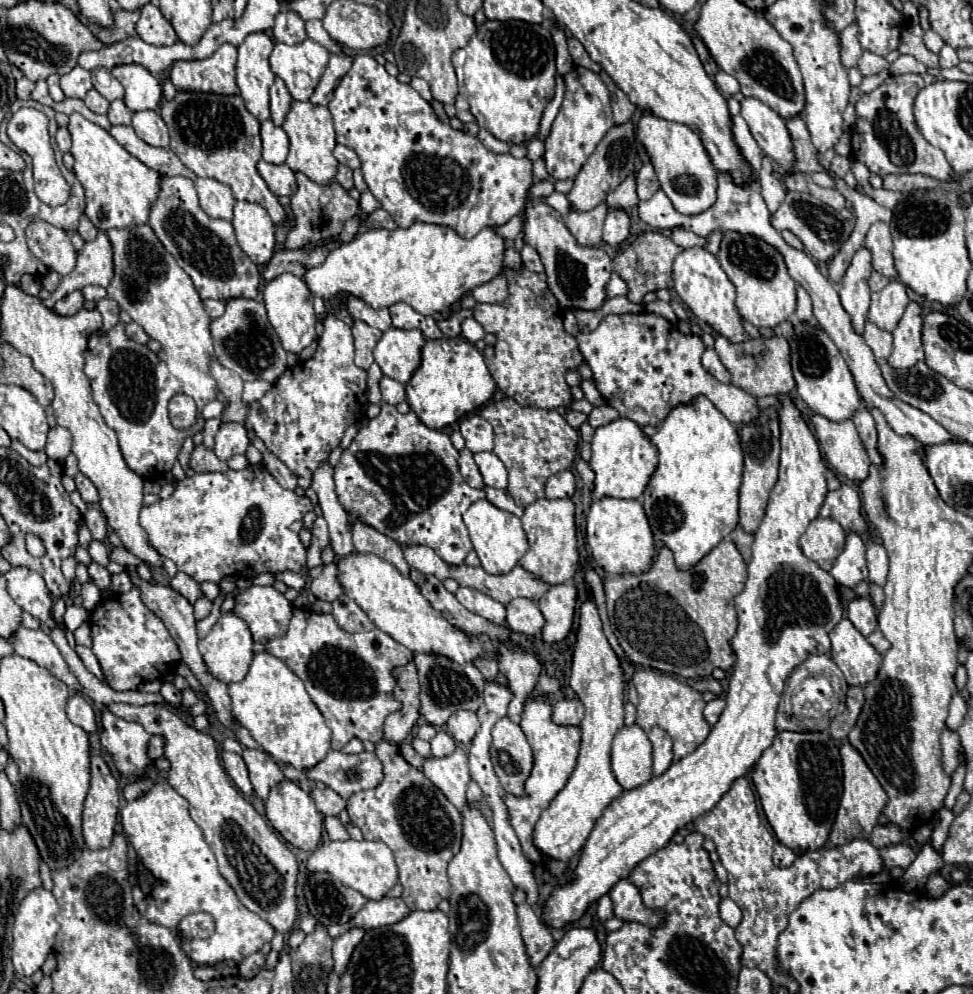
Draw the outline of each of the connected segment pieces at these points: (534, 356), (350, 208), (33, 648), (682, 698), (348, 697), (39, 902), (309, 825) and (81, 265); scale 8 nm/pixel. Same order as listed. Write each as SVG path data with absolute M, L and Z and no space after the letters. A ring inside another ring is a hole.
M505 267L503 275L509 281L507 299L501 305L475 305L473 309L473 317L485 333L497 337L489 371L497 387L523 407L565 407L573 401L565 373L575 371L583 363L583 357L575 337L563 329L563 311L547 287L545 273L531 273L525 267L519 271Z
M295 173L297 177L297 191L291 197L291 211L293 211L293 227L287 233L285 247L287 249L299 249L307 243L323 241L327 237L333 237L343 231L343 225L347 219L357 215L359 203L349 197L349 193L337 185L335 181L331 185L317 185L303 173Z
M19 625L19 629L13 633L11 645L17 655L27 657L35 661L41 667L47 667L57 679L61 679L71 691L81 691L81 685L77 683L75 675L69 671L65 659L61 657L59 649L53 645L51 637L43 629L27 629Z
M637 669L631 677L637 687L639 703L637 703L637 725L643 731L649 731L651 725L665 729L673 737L673 761L693 753L705 737L709 735L709 723L703 719L703 695L695 691L691 685L671 675L653 671L653 669Z
M299 607L293 609L287 633L267 641L265 651L279 657L305 683L309 697L333 731L331 747L335 751L347 745L353 737L361 741L369 739L373 743L383 739L385 717L401 709L401 703L393 697L397 685L393 669L403 667L413 659L409 649L379 629L347 633L335 623L333 615Z
M45 887L33 889L21 901L21 907L19 907L19 913L17 913L15 925L13 925L13 965L15 965L15 973L19 977L31 977L45 963L47 955L53 949L55 935L59 931L57 915L59 915L59 905L57 905L53 893L47 891Z
M283 779L279 785L275 785L265 801L265 815L269 819L269 823L295 847L303 849L303 851L313 851L319 841L321 841L321 833L323 833L323 815L317 811L313 799L309 797L307 791L303 791L297 783Z
M99 231L93 241L87 241L83 245L83 251L77 253L75 269L63 277L59 289L53 291L48 299L42 300L43 304L52 308L55 301L59 301L71 291L83 289L85 285L107 287L111 279L113 279L113 249L107 235Z

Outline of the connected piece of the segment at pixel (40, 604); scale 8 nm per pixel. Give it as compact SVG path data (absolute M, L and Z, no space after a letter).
M13 567L9 573L5 573L5 577L9 595L23 611L31 613L39 621L47 621L51 617L53 599L43 577L37 571L31 571L27 567Z

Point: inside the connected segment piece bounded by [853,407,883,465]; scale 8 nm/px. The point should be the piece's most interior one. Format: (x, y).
(863, 421)

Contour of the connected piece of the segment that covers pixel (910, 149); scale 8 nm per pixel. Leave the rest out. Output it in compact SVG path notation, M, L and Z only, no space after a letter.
M889 75L887 81L871 93L865 93L857 103L857 125L853 131L853 159L867 165L871 173L881 177L895 173L921 173L945 181L951 175L951 165L947 163L941 149L933 147L919 133L913 119L913 101L923 89L921 75Z

